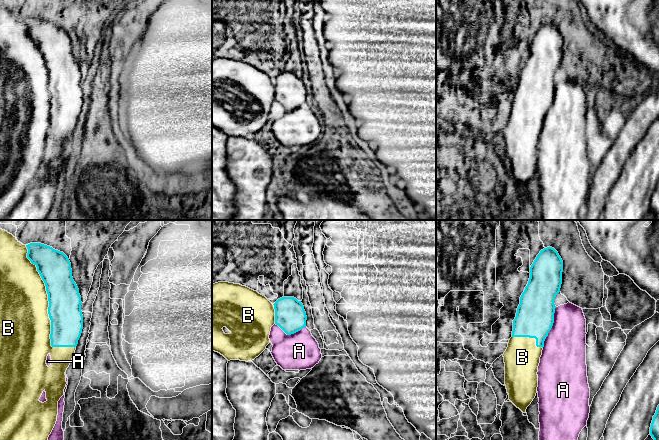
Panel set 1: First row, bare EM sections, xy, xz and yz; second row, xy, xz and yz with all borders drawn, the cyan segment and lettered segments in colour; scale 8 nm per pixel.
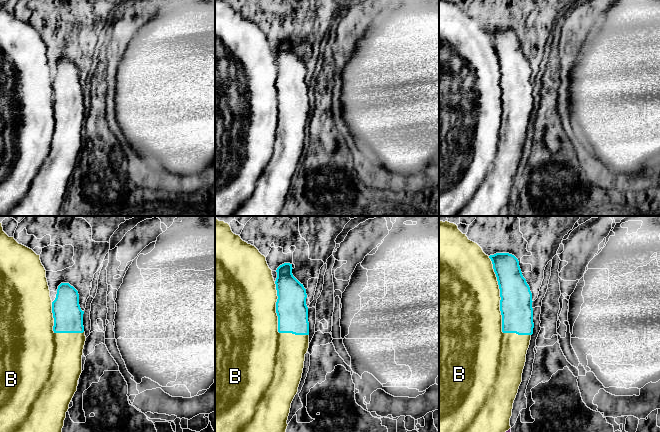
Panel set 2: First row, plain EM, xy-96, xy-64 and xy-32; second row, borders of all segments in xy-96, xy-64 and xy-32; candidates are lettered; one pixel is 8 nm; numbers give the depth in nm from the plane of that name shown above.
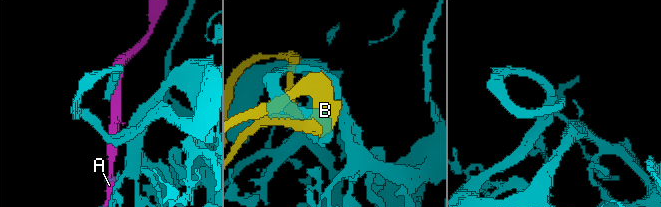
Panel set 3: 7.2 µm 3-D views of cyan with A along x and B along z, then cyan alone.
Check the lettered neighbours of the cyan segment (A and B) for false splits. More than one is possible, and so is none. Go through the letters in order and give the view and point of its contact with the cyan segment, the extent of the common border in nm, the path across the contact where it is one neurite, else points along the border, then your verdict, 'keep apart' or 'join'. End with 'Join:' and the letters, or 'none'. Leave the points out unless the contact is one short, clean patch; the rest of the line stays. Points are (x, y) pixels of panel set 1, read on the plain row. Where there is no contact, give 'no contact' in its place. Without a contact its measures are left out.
A: meets cyan in yz at (551, 103); contact 340 nm long; keep apart
B: meets cyan in xy at (48, 83); contact 900 nm long; join
Join: B

